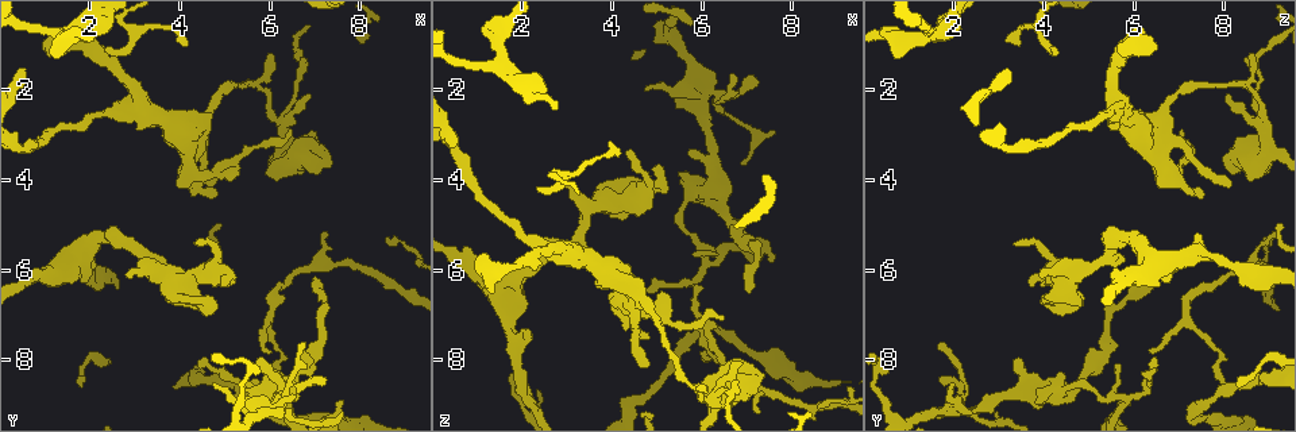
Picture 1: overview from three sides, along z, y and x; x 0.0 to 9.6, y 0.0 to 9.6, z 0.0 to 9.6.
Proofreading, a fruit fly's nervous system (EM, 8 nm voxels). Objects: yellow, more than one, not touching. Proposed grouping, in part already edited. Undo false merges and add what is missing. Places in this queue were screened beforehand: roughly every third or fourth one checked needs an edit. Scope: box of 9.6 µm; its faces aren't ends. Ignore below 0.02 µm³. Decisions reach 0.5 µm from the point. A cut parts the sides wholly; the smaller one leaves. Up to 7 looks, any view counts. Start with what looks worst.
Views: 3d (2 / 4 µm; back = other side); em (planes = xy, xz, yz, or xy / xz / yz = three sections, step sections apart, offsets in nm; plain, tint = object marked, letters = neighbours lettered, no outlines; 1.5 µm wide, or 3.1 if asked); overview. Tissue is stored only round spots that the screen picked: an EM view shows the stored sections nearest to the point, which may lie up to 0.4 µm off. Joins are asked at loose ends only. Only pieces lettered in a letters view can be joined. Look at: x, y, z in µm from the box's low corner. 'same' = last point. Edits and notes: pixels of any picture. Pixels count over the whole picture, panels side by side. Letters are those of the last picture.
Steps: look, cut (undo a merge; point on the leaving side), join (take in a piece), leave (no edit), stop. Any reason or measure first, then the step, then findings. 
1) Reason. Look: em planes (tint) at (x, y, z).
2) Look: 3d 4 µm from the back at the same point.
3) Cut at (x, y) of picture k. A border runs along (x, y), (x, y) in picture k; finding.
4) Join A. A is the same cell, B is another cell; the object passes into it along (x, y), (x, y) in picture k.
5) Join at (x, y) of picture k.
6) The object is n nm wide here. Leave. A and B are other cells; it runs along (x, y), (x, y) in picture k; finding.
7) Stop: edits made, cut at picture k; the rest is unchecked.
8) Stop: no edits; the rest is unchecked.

Free end. Look: em planes (plain) at (5.85, 7.80, 6.35).

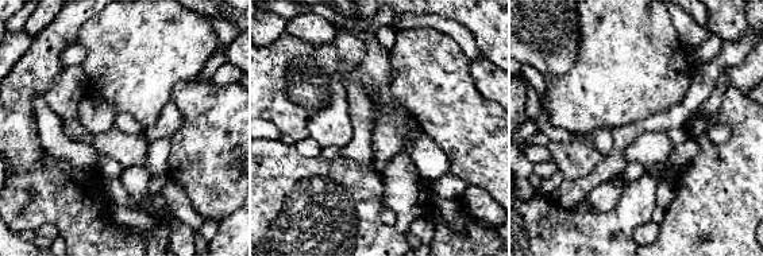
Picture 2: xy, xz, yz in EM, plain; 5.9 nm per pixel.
Look: em planes (letters) at the same point.

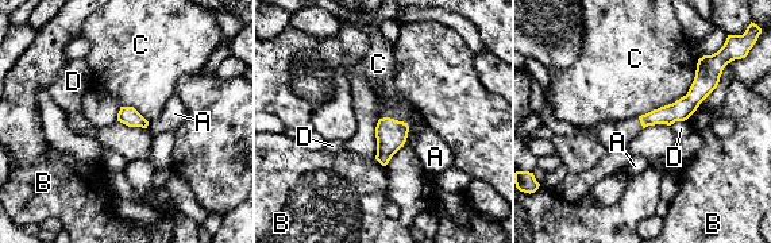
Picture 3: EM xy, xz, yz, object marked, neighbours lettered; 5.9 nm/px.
Leave. A, B, C and D are other cells; it runs along (712, 80), (679, 111), (644, 122) in picture 3; none of them fits.

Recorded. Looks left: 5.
Free end. Look: 3d 2 µm at (6.85, 2.15, 8.00).

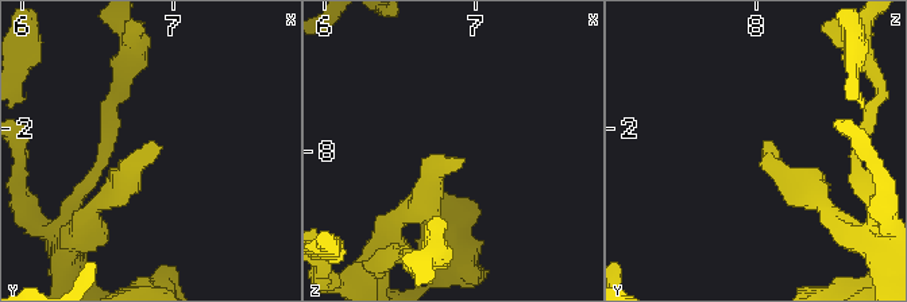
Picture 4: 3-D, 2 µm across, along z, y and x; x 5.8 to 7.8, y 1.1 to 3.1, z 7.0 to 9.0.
Now the EM. Look: em xz step 4 (tint) at (6.88, 2.12, 8.02).

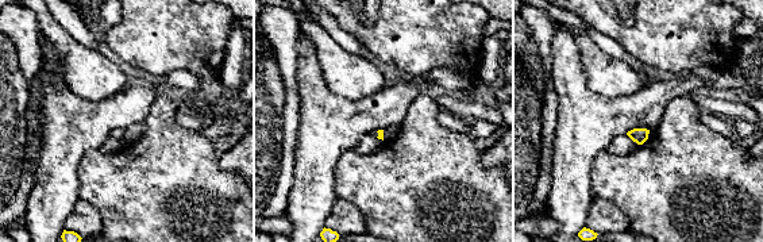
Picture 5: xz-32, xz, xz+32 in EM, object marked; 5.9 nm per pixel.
Look: em xz step 4 (letters) at the same point.

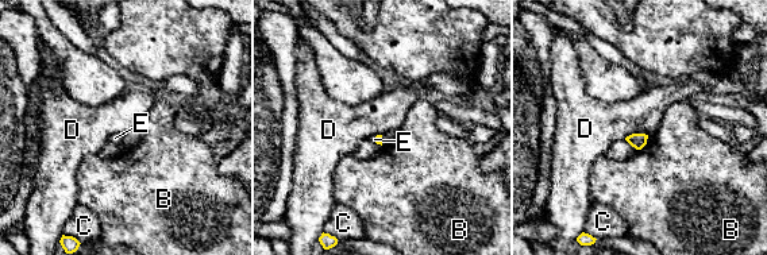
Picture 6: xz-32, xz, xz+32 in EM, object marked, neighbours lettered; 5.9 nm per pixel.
Leave. B, C, D and E are other cells; a border runs along (647, 134), (629, 134), (624, 138) in picture 6; none of them fits.

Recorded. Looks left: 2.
Tapers out. Look: em xz step 8 (letters) at (7.30, 5.15, 9.05).

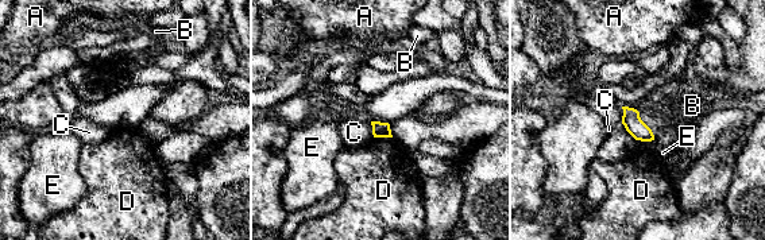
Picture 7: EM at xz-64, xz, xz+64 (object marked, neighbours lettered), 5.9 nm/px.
The longest contact is with E, 110 nm. Leave. A, B, C, D and E are other cells; a border runs along (374, 136), (391, 138) in picture 7; no lettered piece goes on from it.

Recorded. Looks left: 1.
Stop: no edits; the rest is unchecked.

